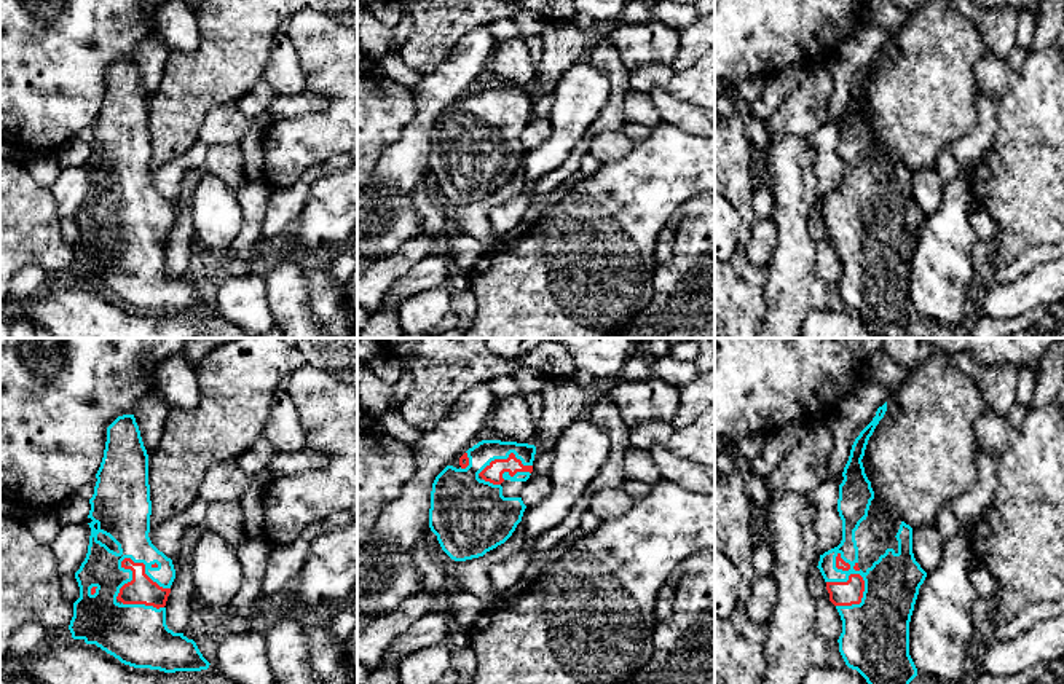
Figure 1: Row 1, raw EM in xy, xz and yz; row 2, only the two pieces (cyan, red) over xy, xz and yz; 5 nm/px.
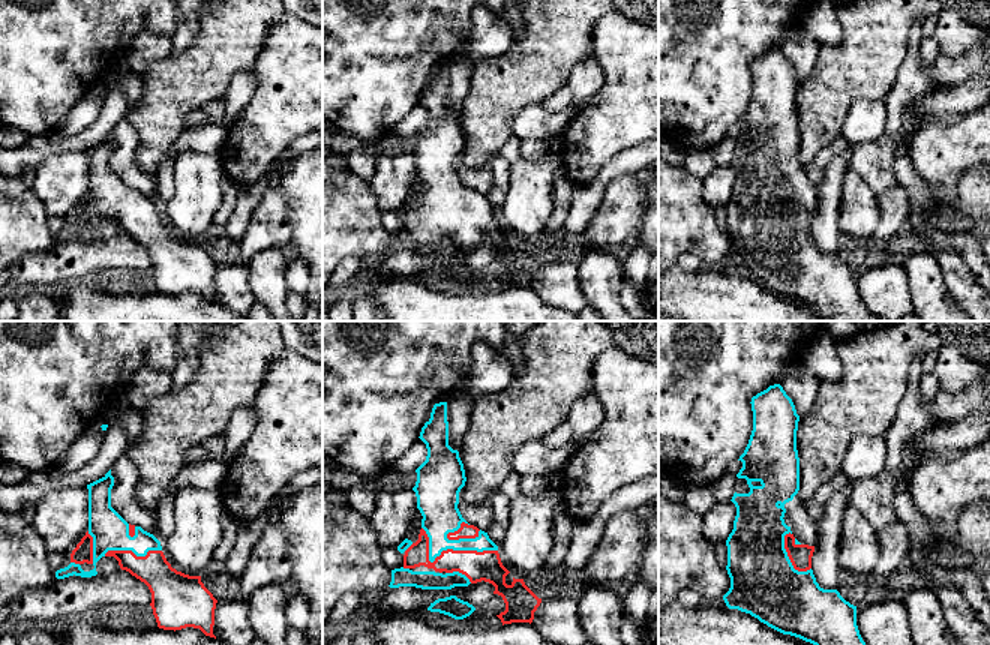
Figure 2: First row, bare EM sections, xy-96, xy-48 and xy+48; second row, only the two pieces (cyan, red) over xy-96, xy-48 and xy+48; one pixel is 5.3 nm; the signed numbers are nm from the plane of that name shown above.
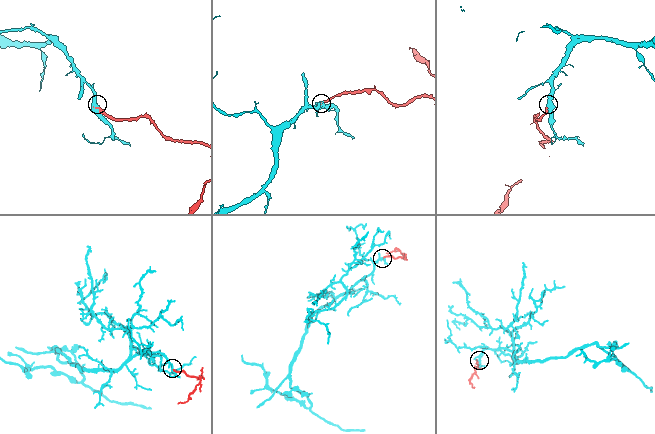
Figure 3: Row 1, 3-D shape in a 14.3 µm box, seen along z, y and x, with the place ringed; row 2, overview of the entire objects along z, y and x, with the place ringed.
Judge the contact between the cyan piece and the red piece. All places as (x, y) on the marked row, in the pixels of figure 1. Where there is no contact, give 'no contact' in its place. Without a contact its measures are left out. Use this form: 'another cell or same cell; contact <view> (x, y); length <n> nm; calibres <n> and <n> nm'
same cell; contact yz (865, 589); length 300 nm; calibres 340 and 130 nm

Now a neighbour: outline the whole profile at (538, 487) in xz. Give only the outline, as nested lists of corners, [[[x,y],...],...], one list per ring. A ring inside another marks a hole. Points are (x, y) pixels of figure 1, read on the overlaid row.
[[[531,472],[530,478],[526,480],[520,493],[520,497],[525,505],[534,505],[549,496],[550,488],[552,483],[549,475]]]

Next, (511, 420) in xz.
[[[522,394],[498,399],[488,423],[495,440],[534,445],[536,423]]]

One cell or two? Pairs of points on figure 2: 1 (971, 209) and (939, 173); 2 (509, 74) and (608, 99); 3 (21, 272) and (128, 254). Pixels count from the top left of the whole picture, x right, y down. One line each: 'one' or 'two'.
1: two
2: two
3: one

